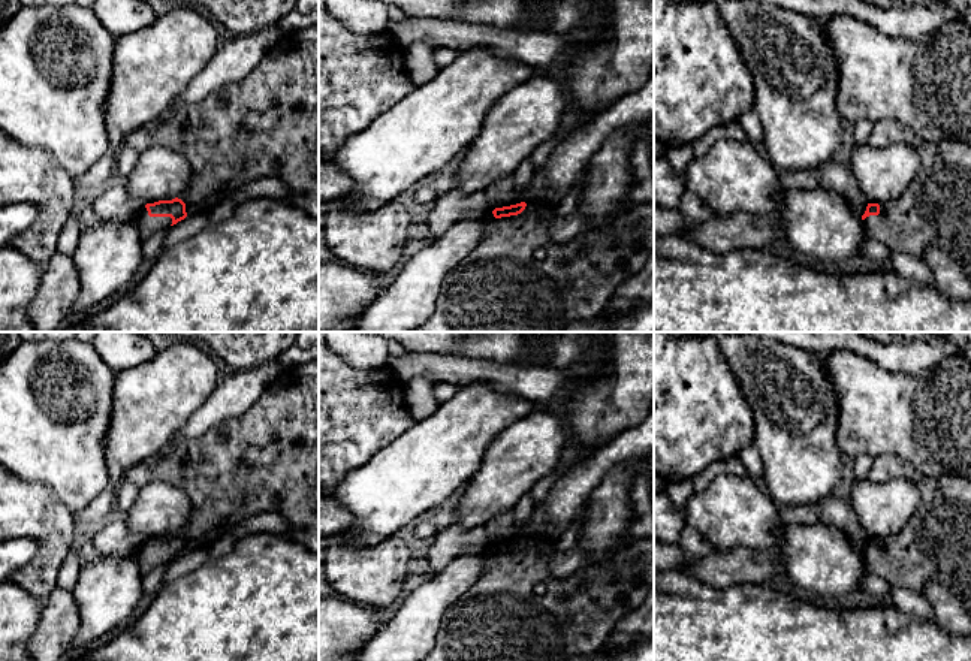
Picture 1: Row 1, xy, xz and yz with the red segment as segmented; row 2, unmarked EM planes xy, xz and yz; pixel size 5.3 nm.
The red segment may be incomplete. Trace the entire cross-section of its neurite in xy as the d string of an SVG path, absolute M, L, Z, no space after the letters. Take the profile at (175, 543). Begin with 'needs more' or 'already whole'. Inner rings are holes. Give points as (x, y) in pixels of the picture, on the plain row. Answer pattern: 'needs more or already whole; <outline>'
needs more; M319 357L307 363L286 366L242 416L226 419L200 437L177 441L174 450L157 464L141 462L130 467L124 480L139 488L151 480L168 482L184 491L192 501L190 520L181 531L147 538L133 555L144 576L187 552L206 547L223 531L263 511L284 517L287 523L284 537L319 552Z

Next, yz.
needs more; M893 455L874 458L866 479L886 483L895 479L911 480L919 491L916 514L889 538L868 538L862 550L866 568L892 586L922 594L928 582L949 589L971 616L971 477L926 477L908 462Z

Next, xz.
needs more; M554 535L521 537L510 541L495 543L492 546L495 556L489 561L477 582L455 601L441 619L440 630L431 652L420 661L570 661L579 655L597 654L609 642L615 625L630 612L637 609L654 588L654 538L639 538L603 565L585 565L566 579L551 577L552 552L555 546Z

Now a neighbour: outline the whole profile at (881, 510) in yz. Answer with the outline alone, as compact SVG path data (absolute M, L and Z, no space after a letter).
M865 477L854 482L850 504L868 538L883 540L899 534L916 514L919 491L908 479L877 485Z

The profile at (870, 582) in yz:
M868 568L860 579L860 588L874 595L880 603L892 604L892 585L871 573Z

